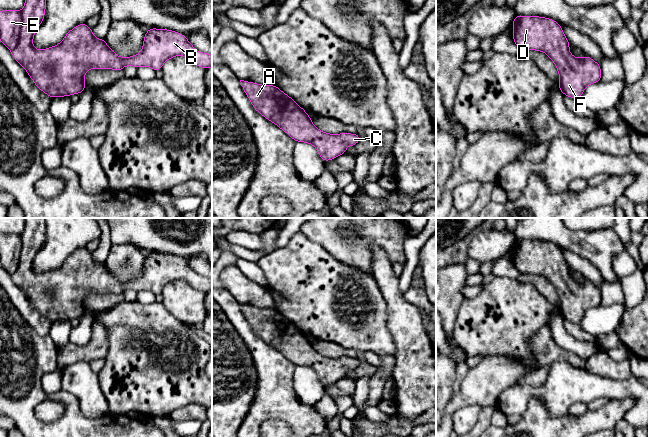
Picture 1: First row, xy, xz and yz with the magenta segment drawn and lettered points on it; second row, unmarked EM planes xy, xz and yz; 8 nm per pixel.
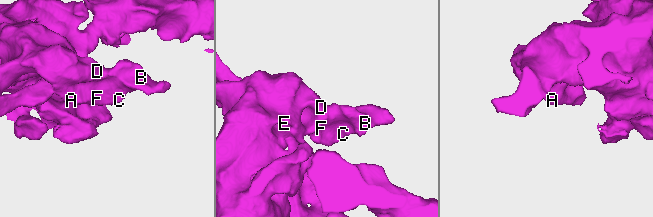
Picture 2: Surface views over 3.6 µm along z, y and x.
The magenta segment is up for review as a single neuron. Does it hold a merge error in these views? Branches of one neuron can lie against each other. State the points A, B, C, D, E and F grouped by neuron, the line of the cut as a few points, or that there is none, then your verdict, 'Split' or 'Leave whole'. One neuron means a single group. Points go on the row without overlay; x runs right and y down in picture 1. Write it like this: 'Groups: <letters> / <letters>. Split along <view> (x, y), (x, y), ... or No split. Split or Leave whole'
Groups: A B C D E F. No split. Leave whole

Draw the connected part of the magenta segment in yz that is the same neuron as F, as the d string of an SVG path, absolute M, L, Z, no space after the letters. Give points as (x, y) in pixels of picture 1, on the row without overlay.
M516 240L511 248L513 251L513 266L521 274L534 274L544 276L550 284L552 284L559 298L558 313L563 319L579 324L584 314L593 307L601 305L600 288L591 281L574 281L570 274L570 267L565 260L560 247L557 245L540 240Z

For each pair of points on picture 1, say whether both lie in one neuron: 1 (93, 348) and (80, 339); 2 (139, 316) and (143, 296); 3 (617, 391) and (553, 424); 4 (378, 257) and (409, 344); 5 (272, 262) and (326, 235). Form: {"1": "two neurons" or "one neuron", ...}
{"1": "two neurons", "2": "two neurons", "3": "two neurons", "4": "one neuron", "5": "two neurons"}

